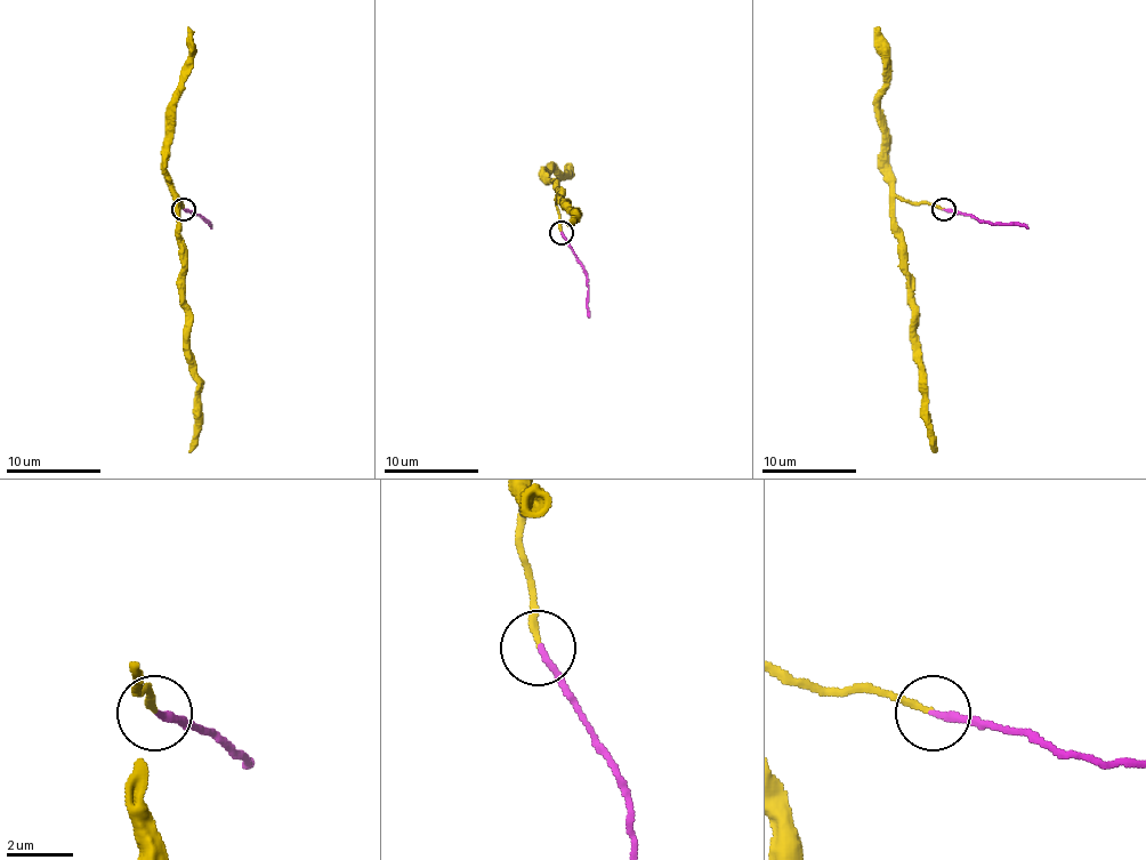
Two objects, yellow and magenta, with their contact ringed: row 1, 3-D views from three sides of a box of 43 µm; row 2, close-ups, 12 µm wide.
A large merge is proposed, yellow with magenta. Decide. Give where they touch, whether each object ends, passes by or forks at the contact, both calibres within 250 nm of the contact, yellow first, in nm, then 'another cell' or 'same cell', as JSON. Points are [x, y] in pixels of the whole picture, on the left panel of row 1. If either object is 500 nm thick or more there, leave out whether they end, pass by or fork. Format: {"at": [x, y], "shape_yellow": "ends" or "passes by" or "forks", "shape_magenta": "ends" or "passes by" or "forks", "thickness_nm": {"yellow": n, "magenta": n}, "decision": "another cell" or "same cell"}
{"at": [183, 209], "shape_yellow": "ends", "shape_magenta": "ends", "thickness_nm": {"yellow": 200, "magenta": 200}, "decision": "same cell"}

